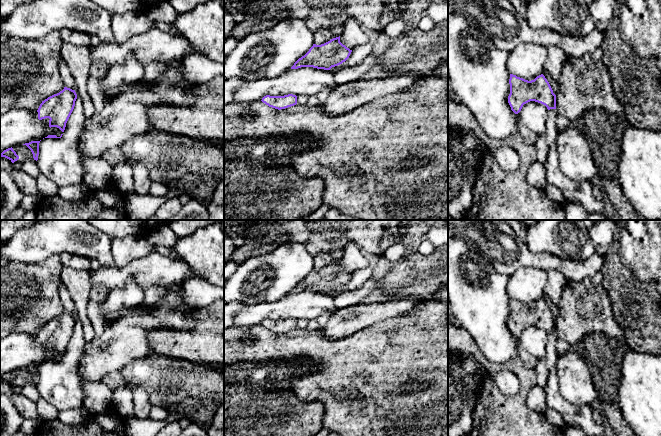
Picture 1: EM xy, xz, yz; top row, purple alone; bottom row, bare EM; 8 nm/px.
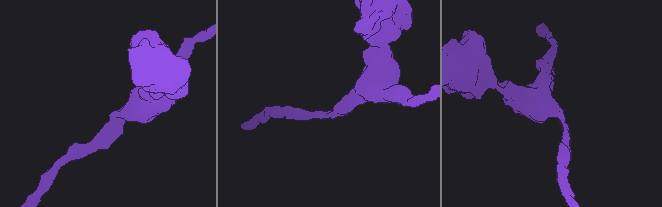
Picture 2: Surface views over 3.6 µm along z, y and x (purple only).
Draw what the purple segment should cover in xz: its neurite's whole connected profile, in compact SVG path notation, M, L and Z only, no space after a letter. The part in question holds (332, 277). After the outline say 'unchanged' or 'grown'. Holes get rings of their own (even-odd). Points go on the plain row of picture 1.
M339 260L321 269L313 268L304 280L294 287L291 293L313 291L330 294L332 291L345 286L349 282L351 276L352 274L340 266Z; unchanged

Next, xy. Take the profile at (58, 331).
M64 311L40 328L37 336L38 343L49 342L49 351L57 351L64 356L66 347L74 333L77 318L75 314Z; unchanged

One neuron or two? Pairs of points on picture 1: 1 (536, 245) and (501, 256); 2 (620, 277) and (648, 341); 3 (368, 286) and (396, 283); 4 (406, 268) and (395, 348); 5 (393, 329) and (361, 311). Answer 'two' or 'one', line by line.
1: two
2: one
3: two
4: two
5: two

